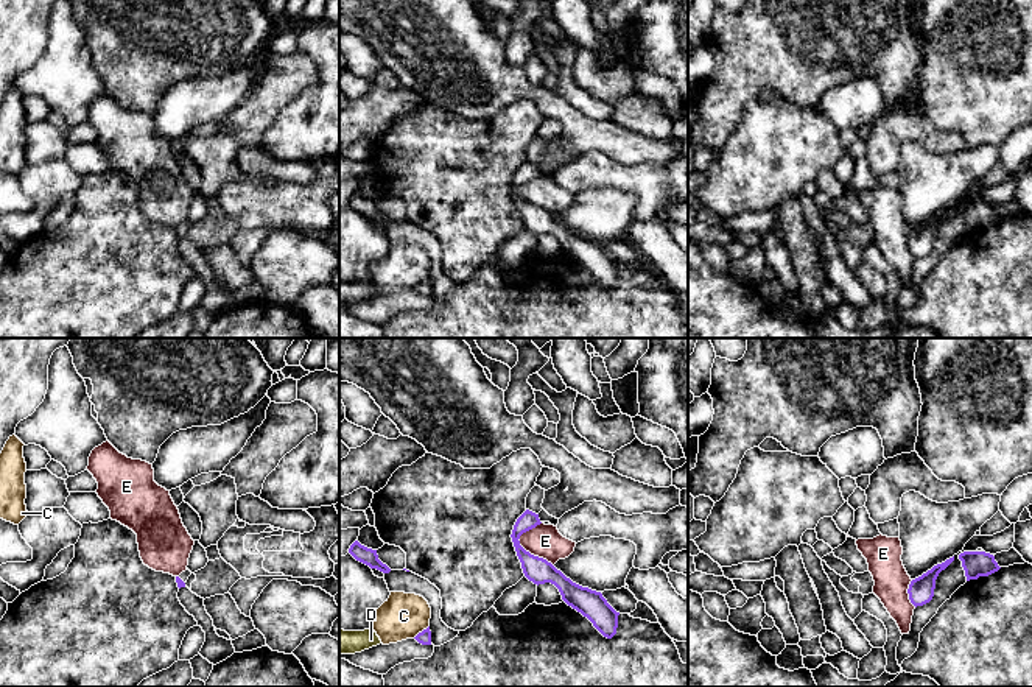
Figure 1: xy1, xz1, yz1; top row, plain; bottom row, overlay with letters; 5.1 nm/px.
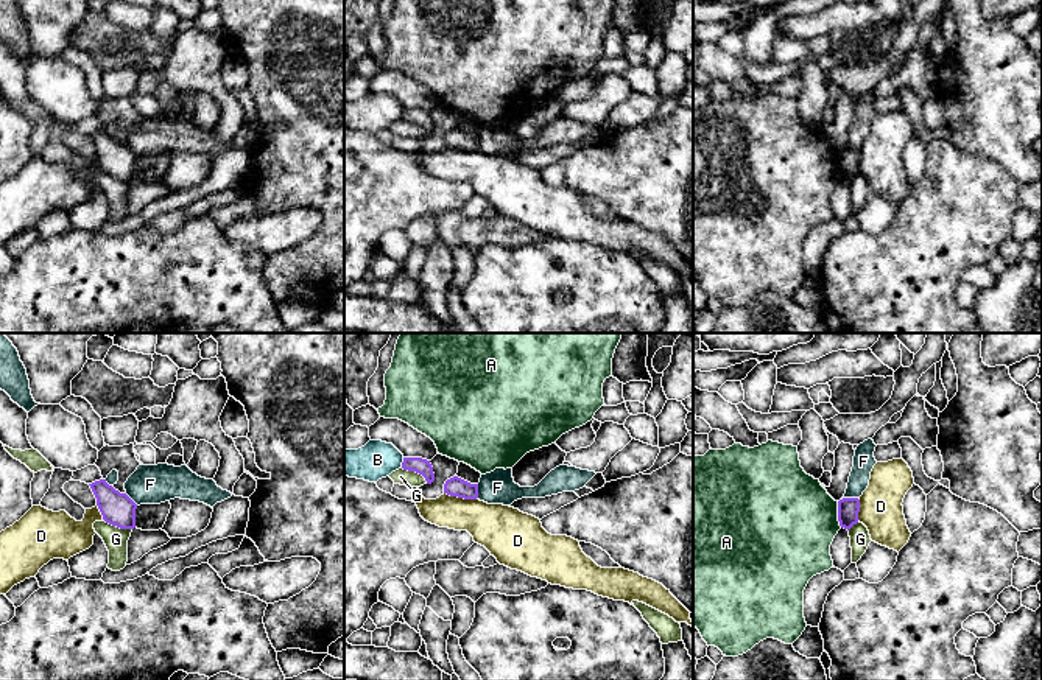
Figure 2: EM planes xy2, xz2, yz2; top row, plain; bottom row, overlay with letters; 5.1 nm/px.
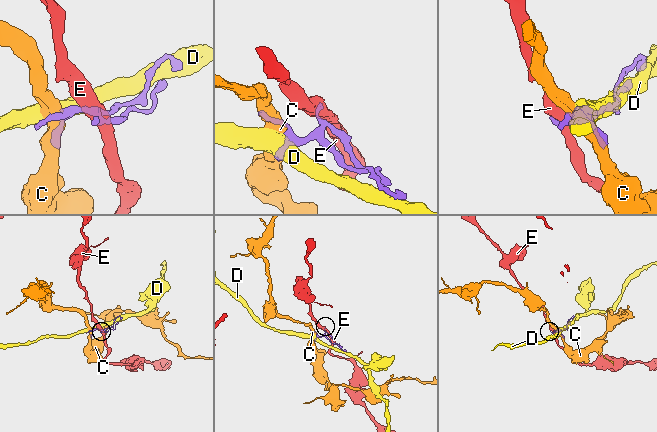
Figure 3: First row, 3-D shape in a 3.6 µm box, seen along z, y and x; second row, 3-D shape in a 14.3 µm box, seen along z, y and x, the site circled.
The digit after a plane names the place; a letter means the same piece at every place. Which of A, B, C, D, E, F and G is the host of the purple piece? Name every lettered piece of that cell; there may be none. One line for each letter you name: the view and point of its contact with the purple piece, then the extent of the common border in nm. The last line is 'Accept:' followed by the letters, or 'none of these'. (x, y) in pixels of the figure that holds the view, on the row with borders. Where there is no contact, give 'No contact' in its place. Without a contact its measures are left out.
Accept: none of these

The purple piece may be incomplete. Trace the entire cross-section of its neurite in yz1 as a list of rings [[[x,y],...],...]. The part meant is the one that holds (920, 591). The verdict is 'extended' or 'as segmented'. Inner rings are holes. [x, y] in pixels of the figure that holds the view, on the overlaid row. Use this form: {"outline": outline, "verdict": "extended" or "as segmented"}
{"outline": [[[954,556],[946,559],[942,564],[934,565],[931,570],[928,570],[921,576],[911,581],[907,594],[909,594],[911,603],[915,608],[923,606],[932,600],[934,589],[935,589],[935,580],[939,573],[945,570],[953,561],[954,561]]], "verdict": "as segmented"}

